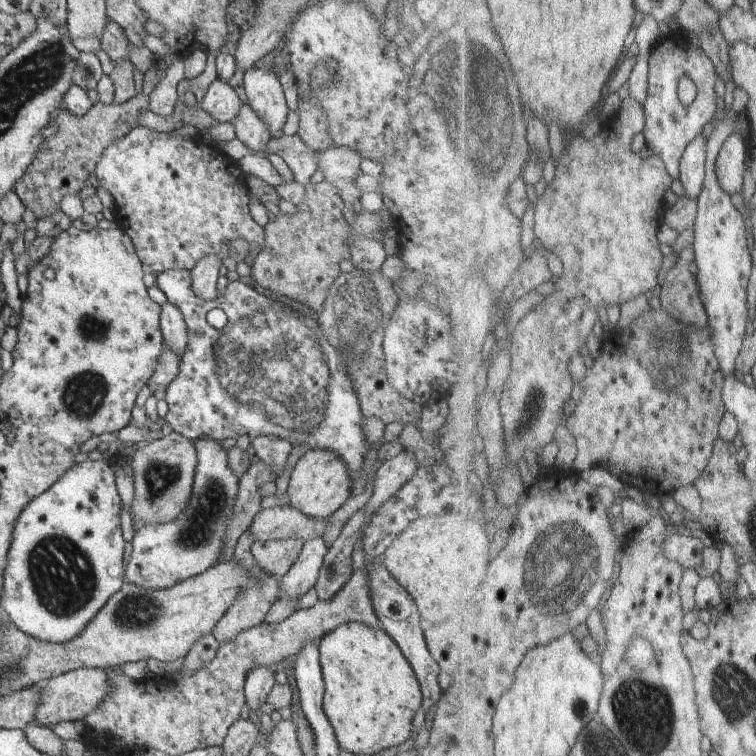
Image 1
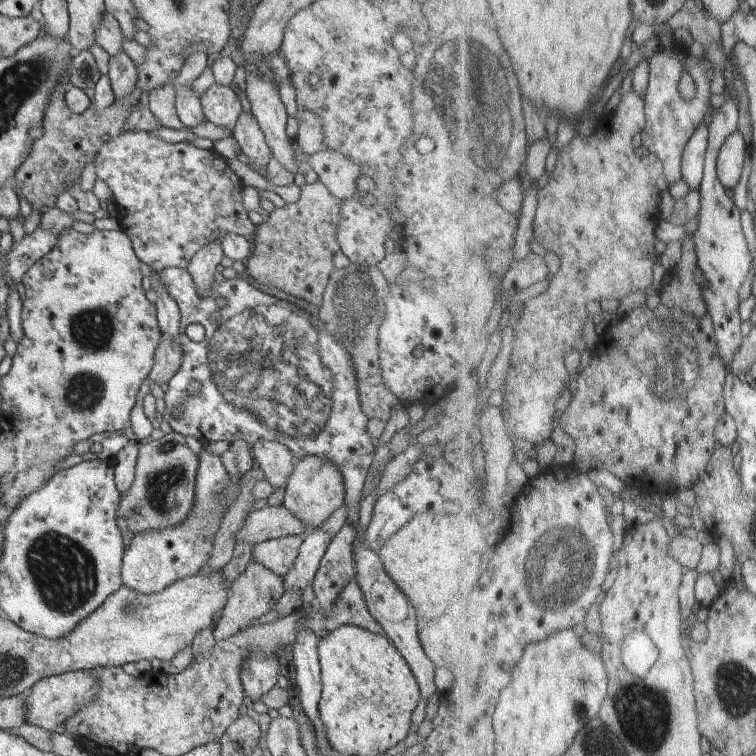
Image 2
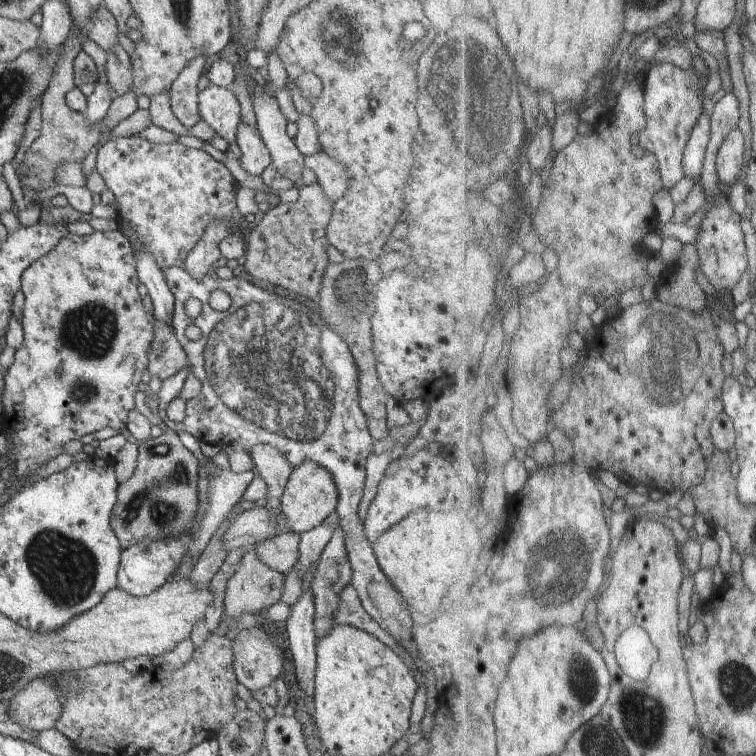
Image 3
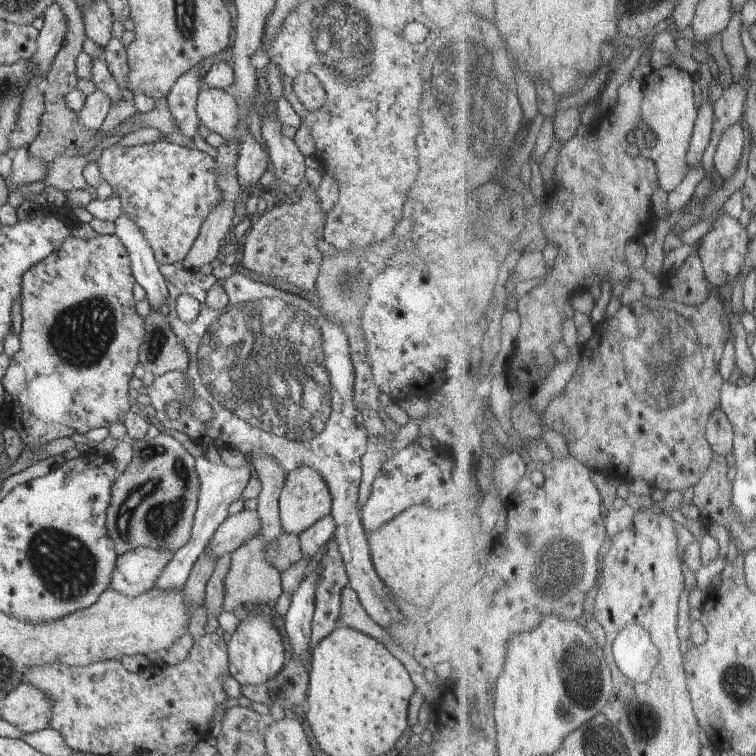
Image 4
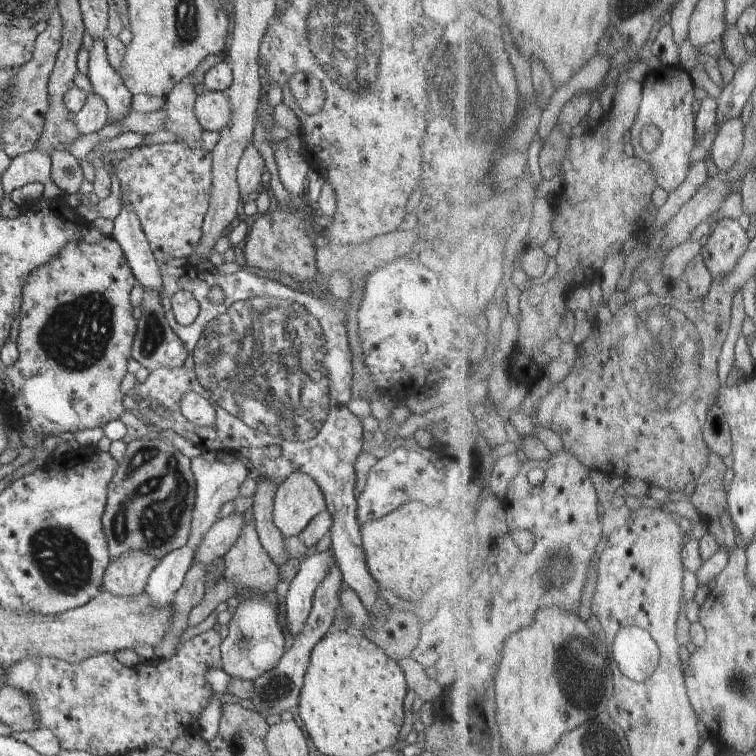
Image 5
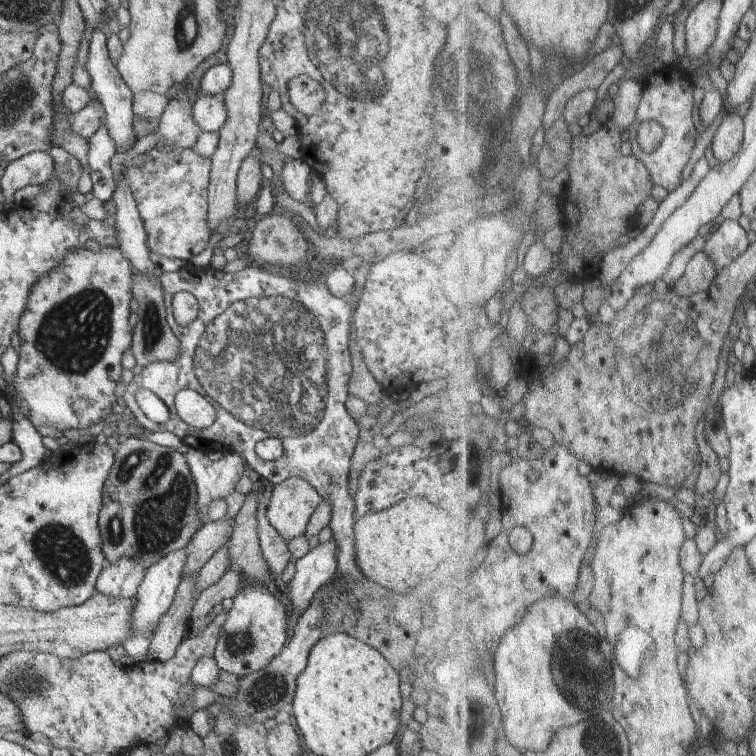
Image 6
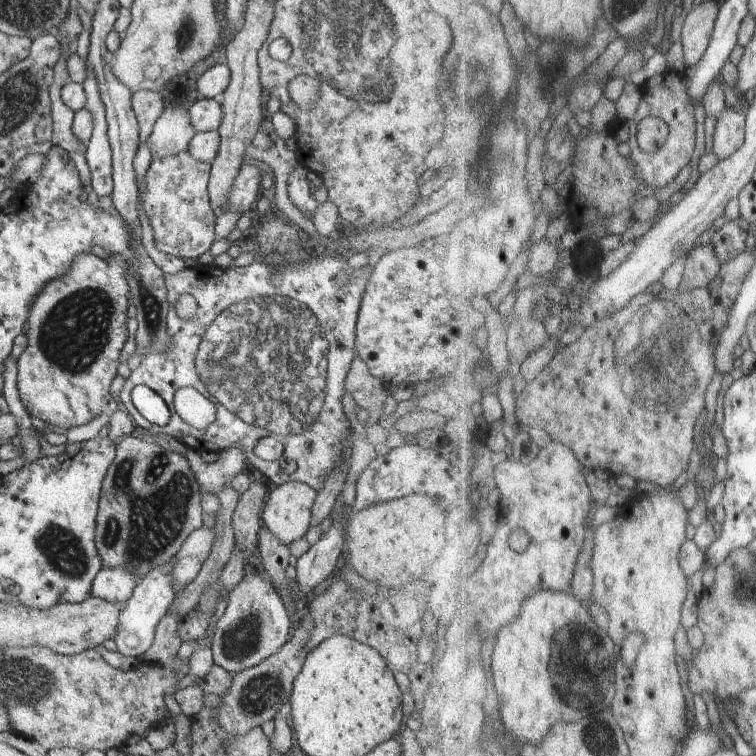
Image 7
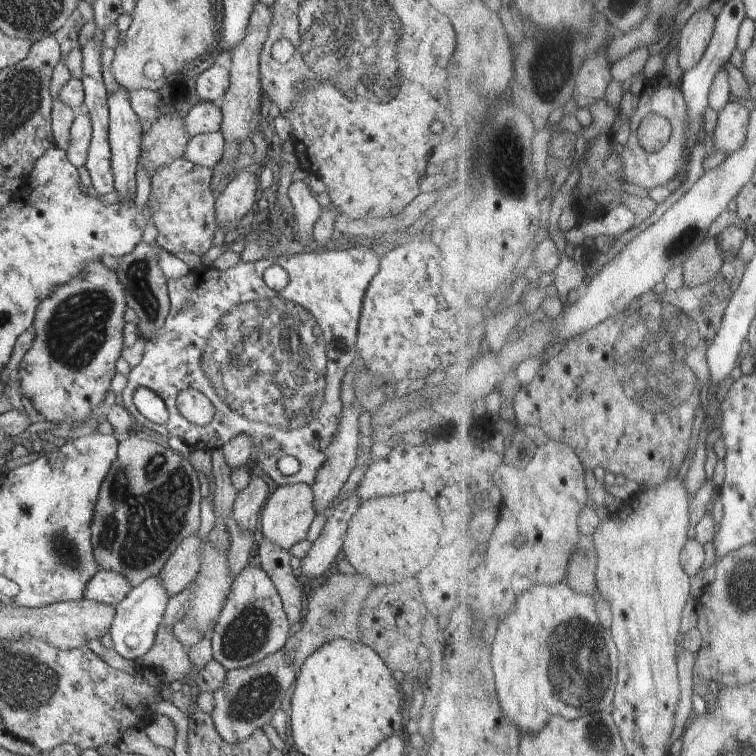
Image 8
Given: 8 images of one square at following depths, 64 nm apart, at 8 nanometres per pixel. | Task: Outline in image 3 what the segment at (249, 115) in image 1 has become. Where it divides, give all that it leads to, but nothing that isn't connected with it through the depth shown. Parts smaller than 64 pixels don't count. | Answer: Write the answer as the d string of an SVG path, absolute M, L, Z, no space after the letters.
M240 121L236 131L236 142L242 151L242 168L254 176L260 176L271 163L271 154L264 144L259 130Z

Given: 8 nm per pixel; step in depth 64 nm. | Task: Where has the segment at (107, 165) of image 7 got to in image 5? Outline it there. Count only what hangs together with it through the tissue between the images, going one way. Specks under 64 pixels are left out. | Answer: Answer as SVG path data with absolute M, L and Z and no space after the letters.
M128 131L114 139L106 140L101 143L96 144L100 146L100 156L92 161L95 167L96 178L92 182L93 192L98 195L98 198L104 200L110 196L110 178L109 172L103 166L103 156L106 153L113 153L117 150L126 150L139 147L143 142L146 135L137 132Z

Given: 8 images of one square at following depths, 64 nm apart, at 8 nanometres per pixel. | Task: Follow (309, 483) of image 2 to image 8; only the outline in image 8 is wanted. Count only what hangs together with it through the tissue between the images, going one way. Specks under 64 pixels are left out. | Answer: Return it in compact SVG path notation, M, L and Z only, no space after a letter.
M290 483L280 485L267 498L259 516L258 534L274 541L283 549L289 550L297 542L306 539L306 533L315 516L313 507L313 490L306 483Z

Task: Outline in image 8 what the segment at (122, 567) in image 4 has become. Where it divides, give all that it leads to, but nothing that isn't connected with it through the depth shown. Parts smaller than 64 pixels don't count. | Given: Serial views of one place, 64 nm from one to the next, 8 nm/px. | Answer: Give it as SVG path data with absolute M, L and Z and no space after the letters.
M99 569L88 581L84 591L84 598L103 602L114 607L124 600L131 588L131 584L123 574Z

